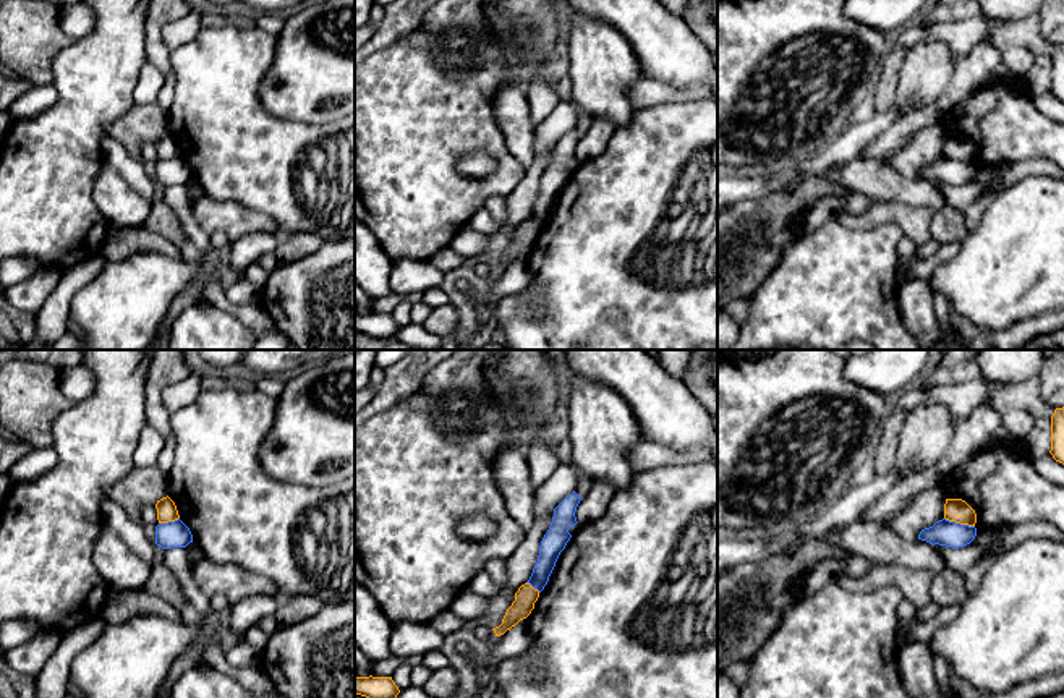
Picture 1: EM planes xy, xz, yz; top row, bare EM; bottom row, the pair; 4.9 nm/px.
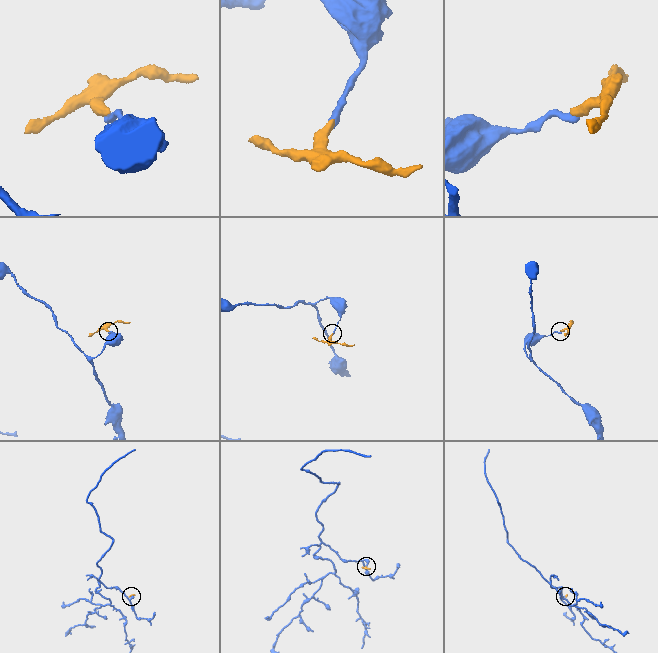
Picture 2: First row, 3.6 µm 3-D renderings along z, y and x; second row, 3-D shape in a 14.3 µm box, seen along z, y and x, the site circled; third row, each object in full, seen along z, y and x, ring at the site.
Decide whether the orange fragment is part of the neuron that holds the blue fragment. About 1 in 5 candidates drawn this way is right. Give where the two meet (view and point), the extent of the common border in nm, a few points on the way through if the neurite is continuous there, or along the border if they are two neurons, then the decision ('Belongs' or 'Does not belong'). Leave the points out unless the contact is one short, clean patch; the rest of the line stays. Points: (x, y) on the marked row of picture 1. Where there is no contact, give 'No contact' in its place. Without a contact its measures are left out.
Touches blue at yz (959, 523). Shared border 160 nm. Boundary: yz (944, 517), (974, 527). Does not belong

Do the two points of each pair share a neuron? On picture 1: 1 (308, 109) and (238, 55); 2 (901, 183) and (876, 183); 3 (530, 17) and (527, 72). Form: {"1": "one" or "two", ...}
{"1": "two", "2": "one", "3": "one"}

